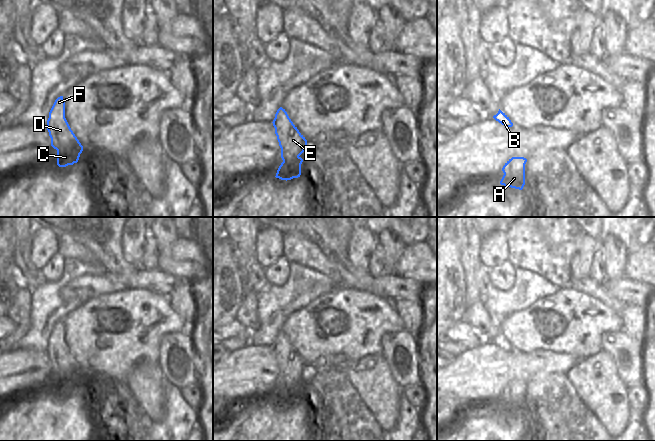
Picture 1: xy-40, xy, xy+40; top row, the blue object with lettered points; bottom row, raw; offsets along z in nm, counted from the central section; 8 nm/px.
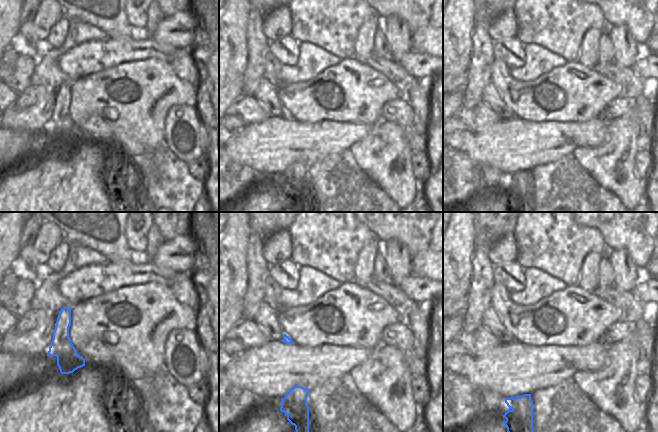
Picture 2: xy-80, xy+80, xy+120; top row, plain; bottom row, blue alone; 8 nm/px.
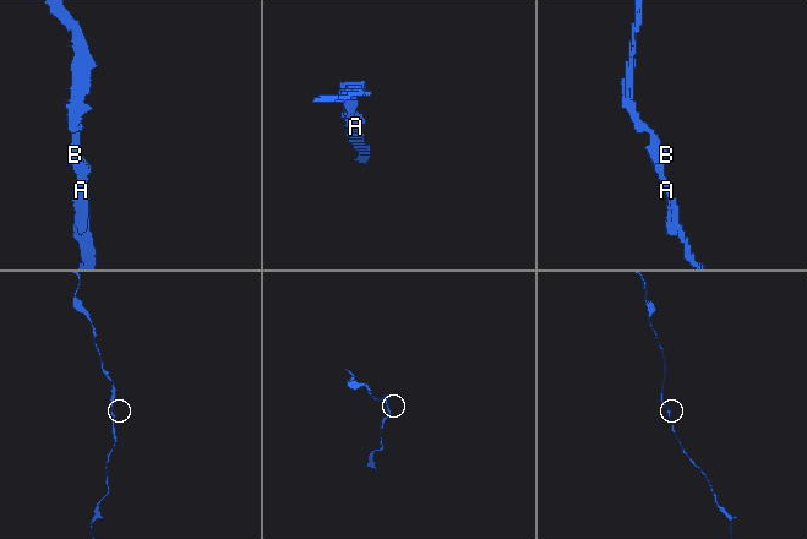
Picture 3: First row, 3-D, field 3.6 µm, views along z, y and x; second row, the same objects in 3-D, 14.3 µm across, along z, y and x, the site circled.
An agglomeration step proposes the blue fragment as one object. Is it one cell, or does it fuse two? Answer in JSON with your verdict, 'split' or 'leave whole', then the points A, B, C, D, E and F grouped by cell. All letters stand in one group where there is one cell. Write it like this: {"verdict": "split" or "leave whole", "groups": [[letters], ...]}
{"verdict": "leave whole", "groups": [["A", "B", "C", "D", "E", "F"]]}

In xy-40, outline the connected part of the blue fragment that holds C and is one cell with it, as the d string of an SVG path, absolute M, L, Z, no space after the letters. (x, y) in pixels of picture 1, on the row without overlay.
M63 320L55 324L49 336L47 354L51 362L51 370L57 374L57 389L66 391L77 387L83 375L83 370L65 342Z

